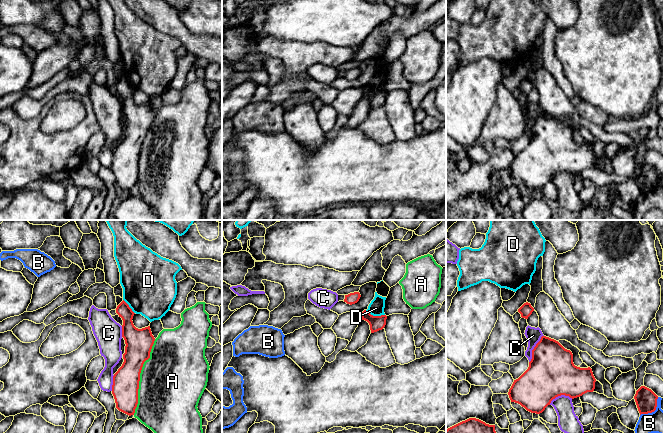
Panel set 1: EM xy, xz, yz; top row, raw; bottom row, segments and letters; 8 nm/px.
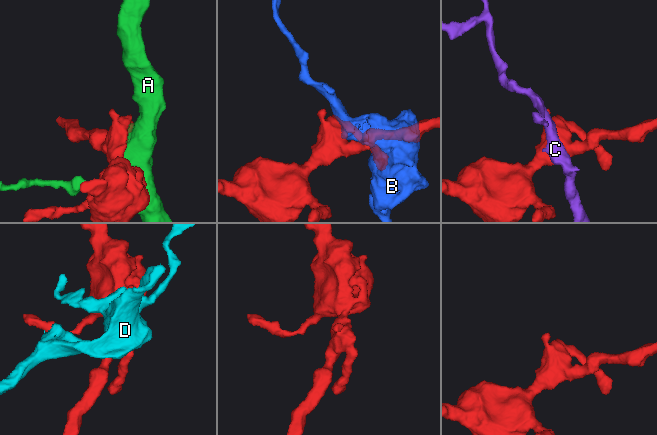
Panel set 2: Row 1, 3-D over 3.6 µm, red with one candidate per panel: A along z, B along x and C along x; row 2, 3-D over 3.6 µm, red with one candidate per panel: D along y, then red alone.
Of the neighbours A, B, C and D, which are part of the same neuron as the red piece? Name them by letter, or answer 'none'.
none

